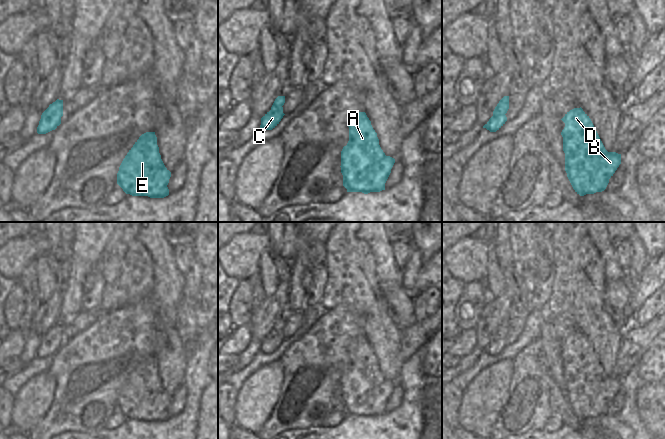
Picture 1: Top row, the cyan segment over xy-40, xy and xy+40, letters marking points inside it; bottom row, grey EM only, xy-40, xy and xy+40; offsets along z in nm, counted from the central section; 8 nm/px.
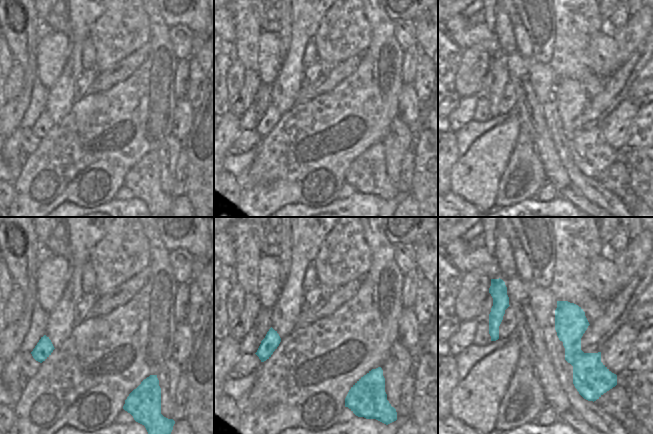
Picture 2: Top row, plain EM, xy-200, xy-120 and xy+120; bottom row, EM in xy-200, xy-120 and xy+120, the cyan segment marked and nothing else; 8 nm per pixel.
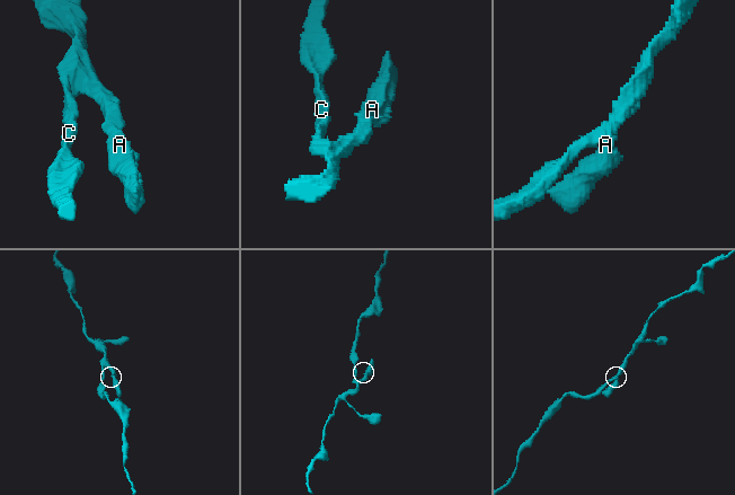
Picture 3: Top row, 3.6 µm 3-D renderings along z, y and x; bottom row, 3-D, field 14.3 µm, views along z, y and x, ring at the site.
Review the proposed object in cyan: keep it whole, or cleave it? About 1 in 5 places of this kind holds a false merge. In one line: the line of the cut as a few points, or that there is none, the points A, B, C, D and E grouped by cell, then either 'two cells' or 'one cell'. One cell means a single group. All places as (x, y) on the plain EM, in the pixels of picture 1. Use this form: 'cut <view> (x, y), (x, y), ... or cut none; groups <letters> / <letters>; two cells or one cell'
cut none; groups A B C D E; one cell

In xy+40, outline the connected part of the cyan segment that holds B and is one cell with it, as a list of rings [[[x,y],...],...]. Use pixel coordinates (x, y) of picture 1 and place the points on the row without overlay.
[[[581,331],[570,334],[561,344],[565,347],[561,356],[565,395],[573,413],[580,420],[604,415],[621,388],[621,378],[605,373],[591,343]]]

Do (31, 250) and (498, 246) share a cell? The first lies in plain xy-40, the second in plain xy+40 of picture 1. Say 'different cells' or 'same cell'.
different cells

